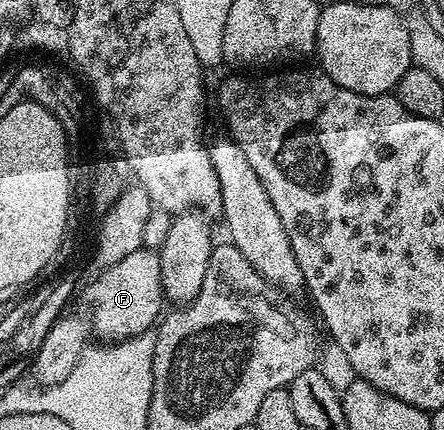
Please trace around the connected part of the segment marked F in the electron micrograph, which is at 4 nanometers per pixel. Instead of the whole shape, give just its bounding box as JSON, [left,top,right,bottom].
[88,248,166,343]

